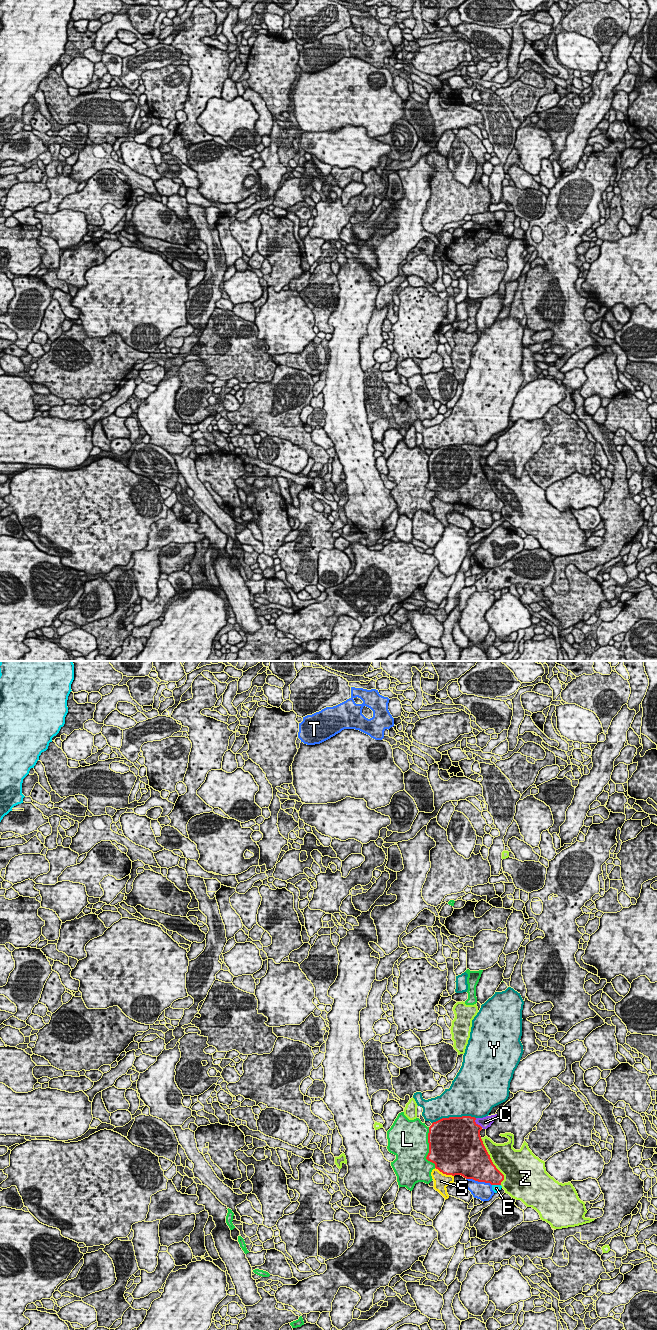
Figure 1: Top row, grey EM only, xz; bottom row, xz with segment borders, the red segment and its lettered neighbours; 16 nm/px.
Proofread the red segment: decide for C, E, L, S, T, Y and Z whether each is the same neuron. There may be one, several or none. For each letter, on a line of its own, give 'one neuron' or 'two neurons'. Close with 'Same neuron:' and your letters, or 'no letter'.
C: one neuron
E: two neurons
L: two neurons
S: two neurons
T: two neurons
Y: two neurons
Z: two neurons
Same neuron: C

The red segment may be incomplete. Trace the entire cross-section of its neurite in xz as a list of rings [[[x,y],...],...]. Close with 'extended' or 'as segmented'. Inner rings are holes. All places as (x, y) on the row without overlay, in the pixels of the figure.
[[[509,420],[508,427],[493,435],[488,444],[475,446],[471,444],[442,446],[429,455],[429,481],[426,487],[435,492],[435,496],[446,503],[461,503],[478,510],[501,513],[504,503],[493,492],[480,464],[482,457],[487,457],[497,446],[497,438],[514,425]]] | extended

